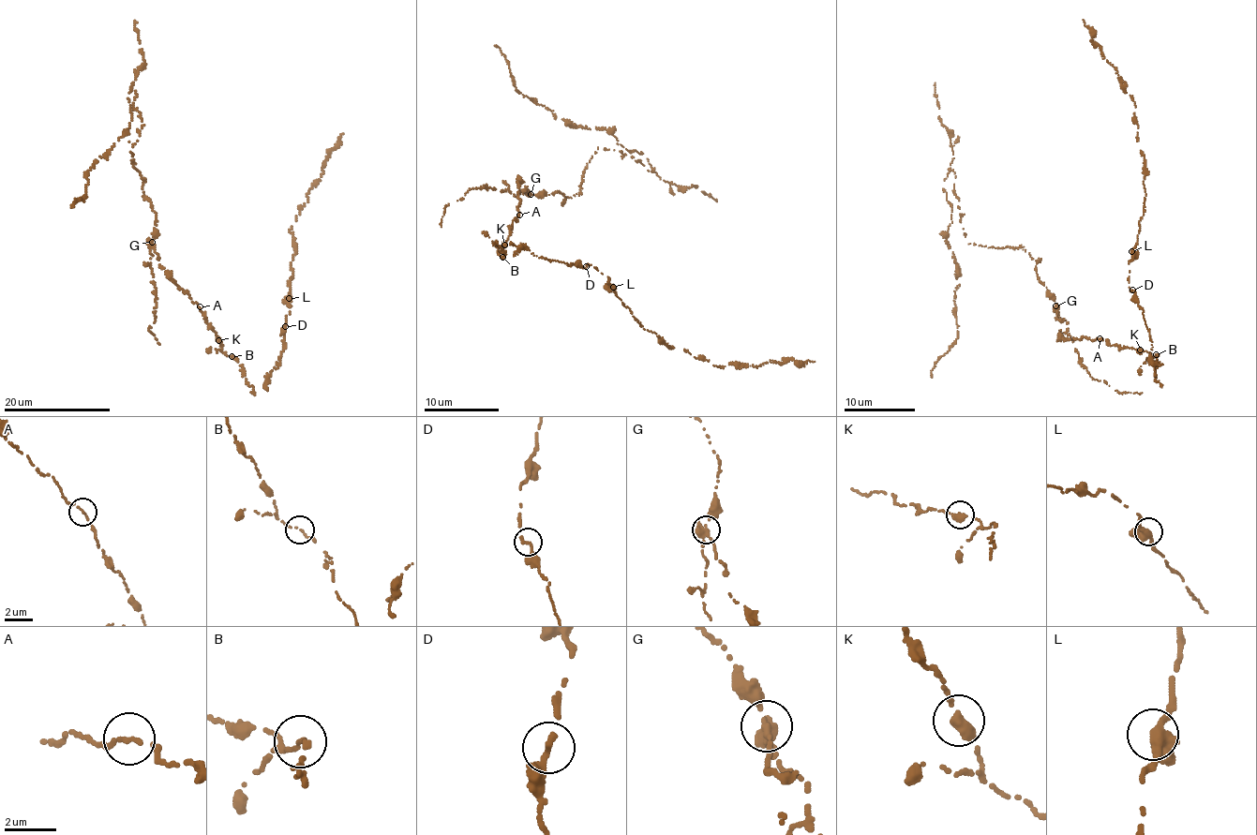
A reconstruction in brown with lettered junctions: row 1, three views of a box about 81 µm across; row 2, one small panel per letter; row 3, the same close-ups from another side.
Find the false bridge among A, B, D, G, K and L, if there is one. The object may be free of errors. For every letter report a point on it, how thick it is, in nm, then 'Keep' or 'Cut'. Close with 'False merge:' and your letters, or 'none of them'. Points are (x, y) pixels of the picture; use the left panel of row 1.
A: Place: (200, 306). Thickness 140 nm. Keep
B: Place: (231, 356). Thickness 150 nm. Keep
D: Place: (285, 326). Thickness 240 nm. Keep
G: Place: (152, 242). Thickness 360 nm. Cut
K: Place: (218, 340). Thickness 360 nm. Keep
L: Place: (289, 298). Thickness 380 nm. Keep
False merge: G

